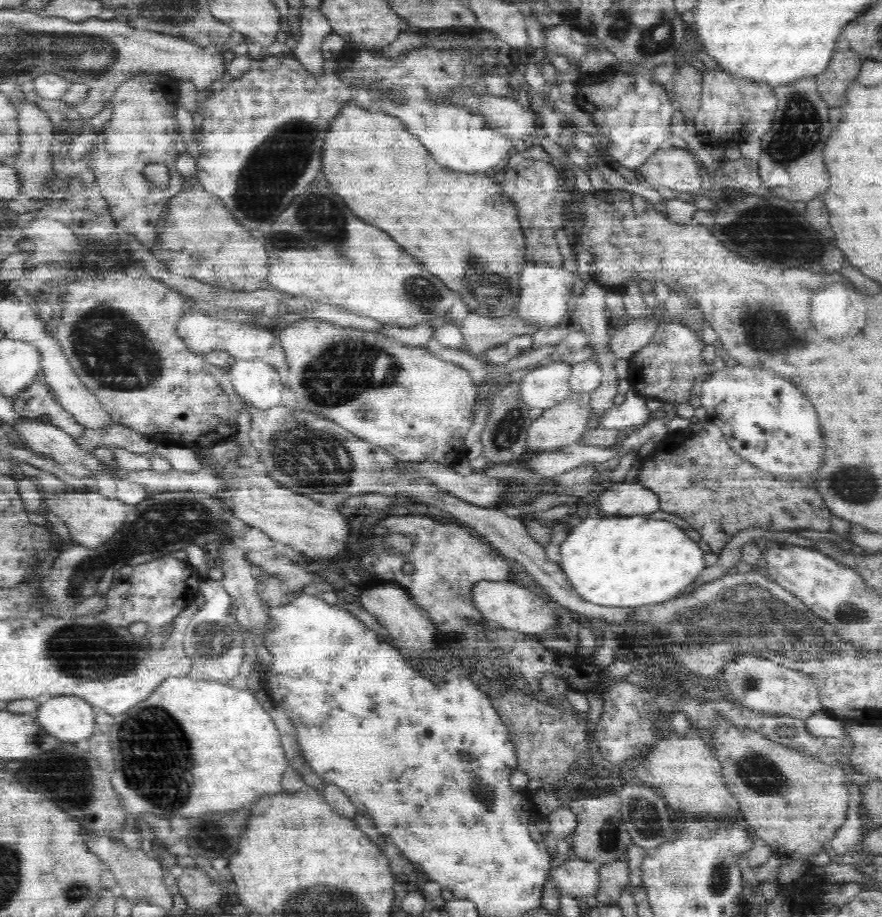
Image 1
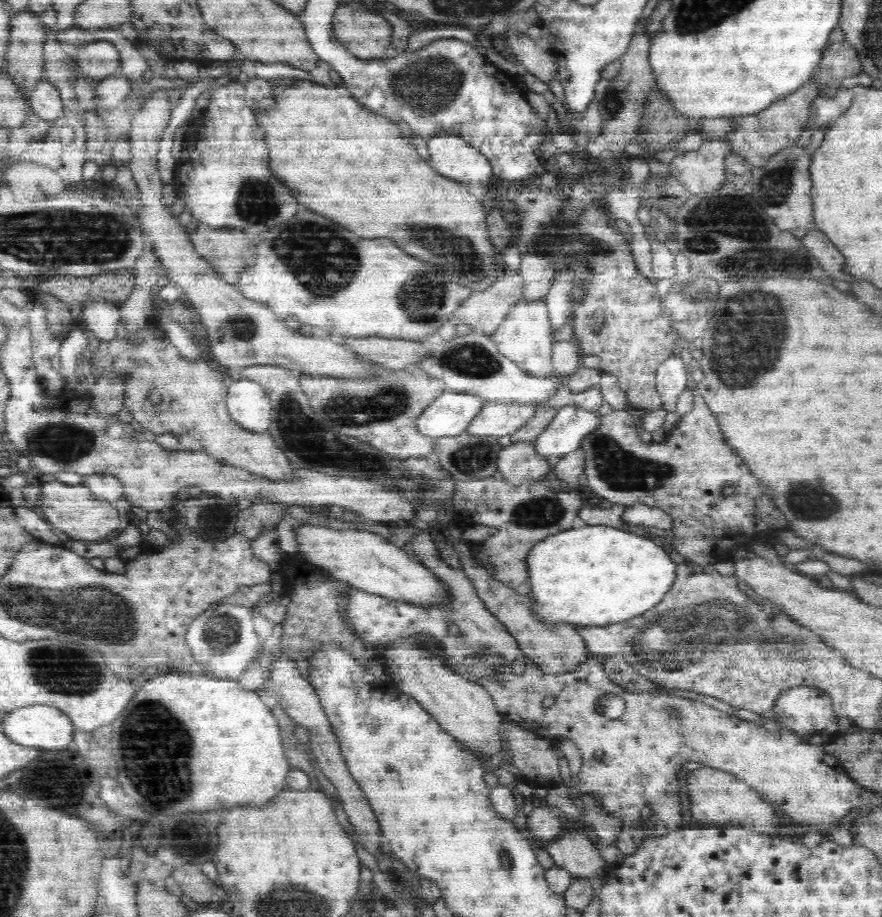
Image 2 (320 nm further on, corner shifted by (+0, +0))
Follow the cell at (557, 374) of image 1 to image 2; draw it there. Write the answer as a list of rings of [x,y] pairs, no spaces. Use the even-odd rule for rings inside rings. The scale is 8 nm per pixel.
[[[494,400],[484,405],[483,411],[467,428],[468,433],[479,436],[512,435],[528,424],[537,411],[534,403],[500,402]]]

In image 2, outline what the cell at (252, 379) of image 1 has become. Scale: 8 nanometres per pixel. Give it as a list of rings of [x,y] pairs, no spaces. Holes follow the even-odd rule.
[[[241,377],[228,379],[226,404],[229,415],[242,427],[256,433],[268,431],[272,421],[270,397],[264,387],[255,380]]]

